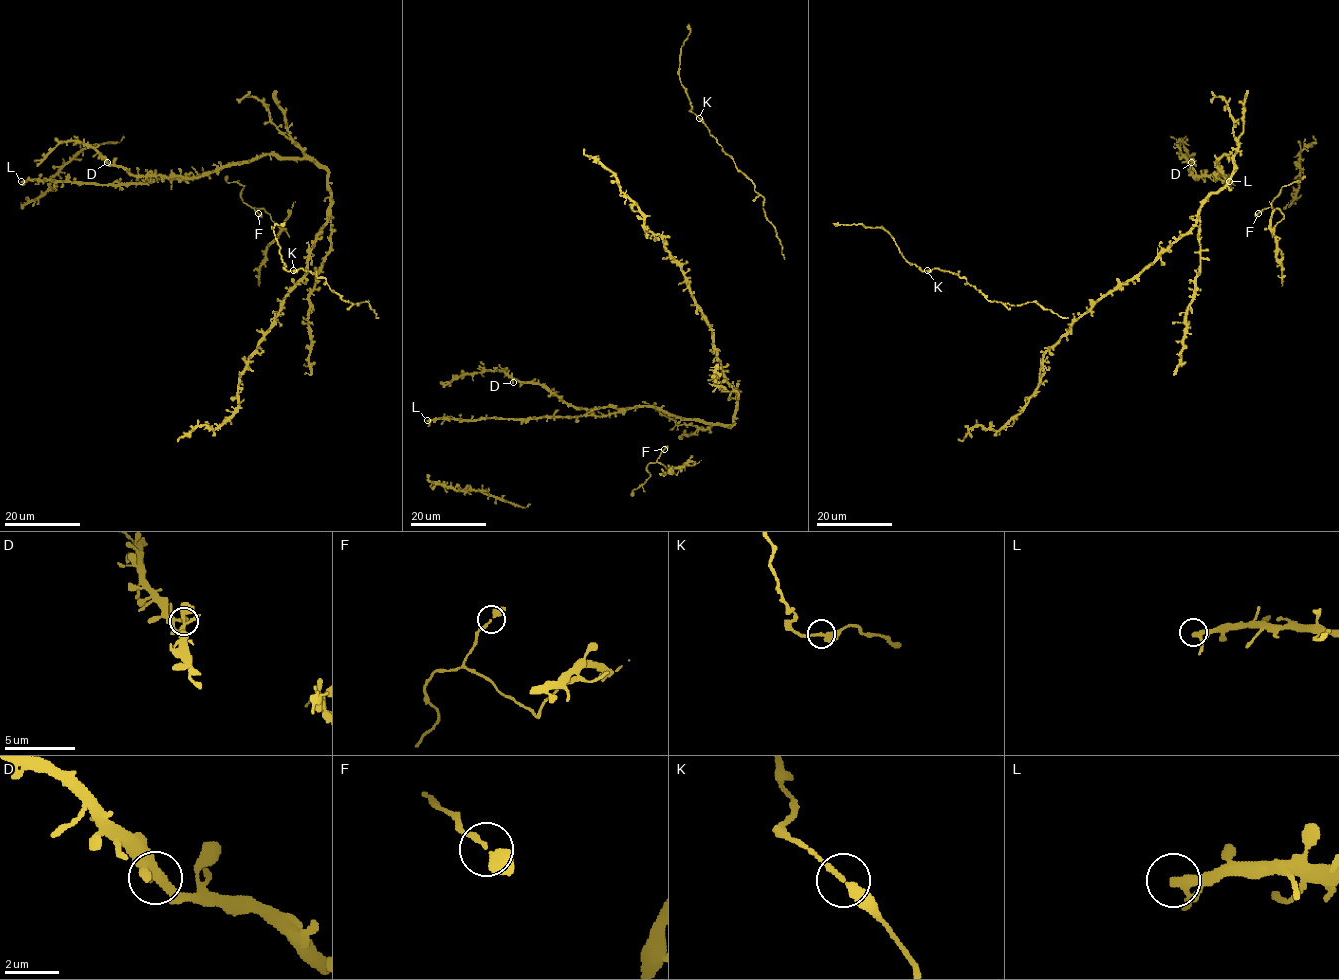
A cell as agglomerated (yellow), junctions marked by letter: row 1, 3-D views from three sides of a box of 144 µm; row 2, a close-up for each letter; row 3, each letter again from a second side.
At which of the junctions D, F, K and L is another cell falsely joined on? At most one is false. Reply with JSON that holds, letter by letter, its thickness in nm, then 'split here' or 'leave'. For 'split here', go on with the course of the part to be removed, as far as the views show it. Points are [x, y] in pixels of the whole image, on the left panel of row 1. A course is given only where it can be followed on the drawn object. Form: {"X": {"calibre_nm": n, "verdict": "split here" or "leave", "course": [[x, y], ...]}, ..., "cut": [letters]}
{"D": {"calibre_nm": 260, "verdict": "leave"}, "F": {"calibre_nm": 300, "verdict": "leave"}, "K": {"calibre_nm": 280, "verdict": "leave"}, "L": {"calibre_nm": 280, "verdict": "leave"}, "cut": []}

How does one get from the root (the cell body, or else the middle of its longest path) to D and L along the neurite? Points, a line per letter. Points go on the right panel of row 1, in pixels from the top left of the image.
D: (1216, 192), (1230, 177), (1233, 160), (1224, 155), (1215, 163), (1218, 177), (1195, 176), (1188, 164), (1191, 162)
L: (1216, 192), (1226, 183), (1233, 171), (1233, 160), (1224, 155), (1215, 163), (1228, 184), (1229, 181)

